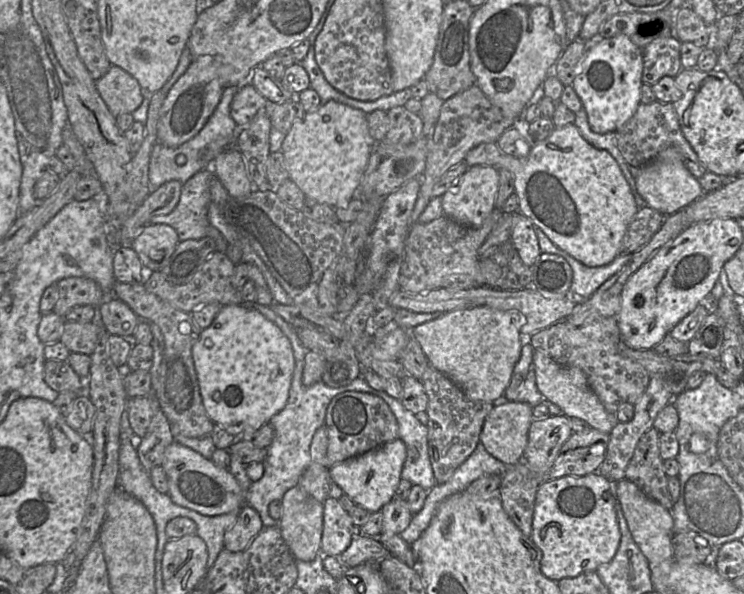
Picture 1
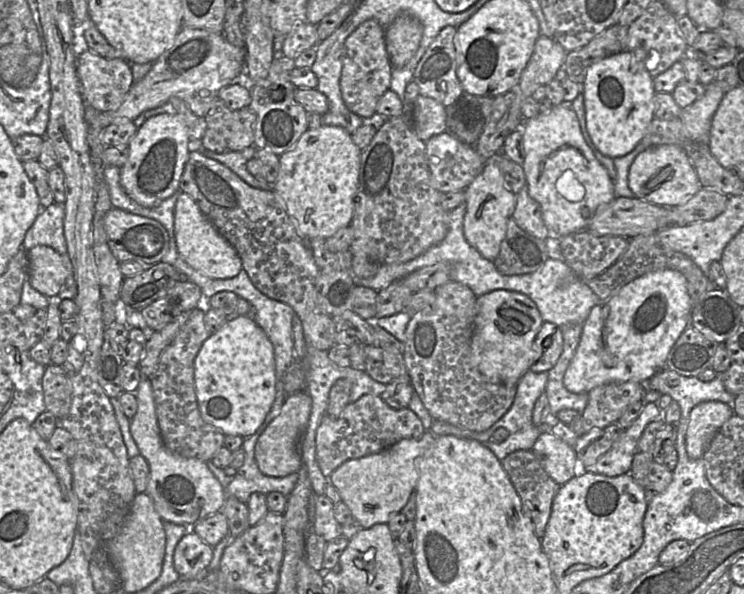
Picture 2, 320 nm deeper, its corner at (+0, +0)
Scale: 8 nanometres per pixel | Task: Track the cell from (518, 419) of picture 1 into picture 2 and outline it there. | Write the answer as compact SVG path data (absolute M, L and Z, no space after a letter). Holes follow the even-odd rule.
M672 269L657 270L638 277L623 286L607 301L594 306L583 324L575 354L564 374L565 388L575 394L588 393L593 388L611 382L648 381L666 368L668 354L681 333L691 324L692 300L686 278Z

